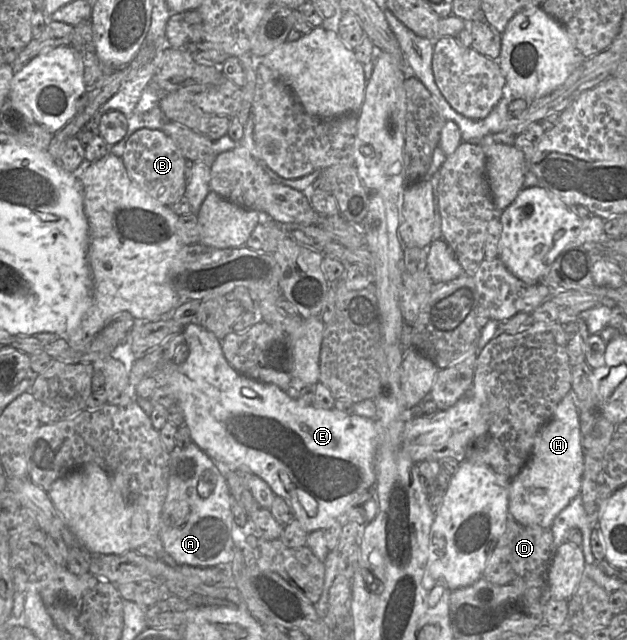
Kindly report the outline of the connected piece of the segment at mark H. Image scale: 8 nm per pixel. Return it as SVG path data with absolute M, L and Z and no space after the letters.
M570 392L558 403L552 418L537 435L524 468L509 484L509 516L521 526L550 528L555 517L580 493L583 470L580 421Z

